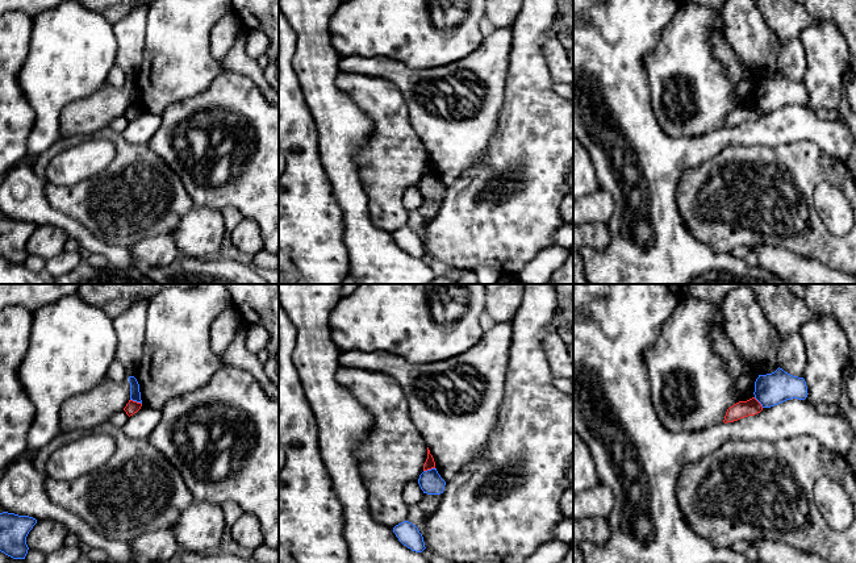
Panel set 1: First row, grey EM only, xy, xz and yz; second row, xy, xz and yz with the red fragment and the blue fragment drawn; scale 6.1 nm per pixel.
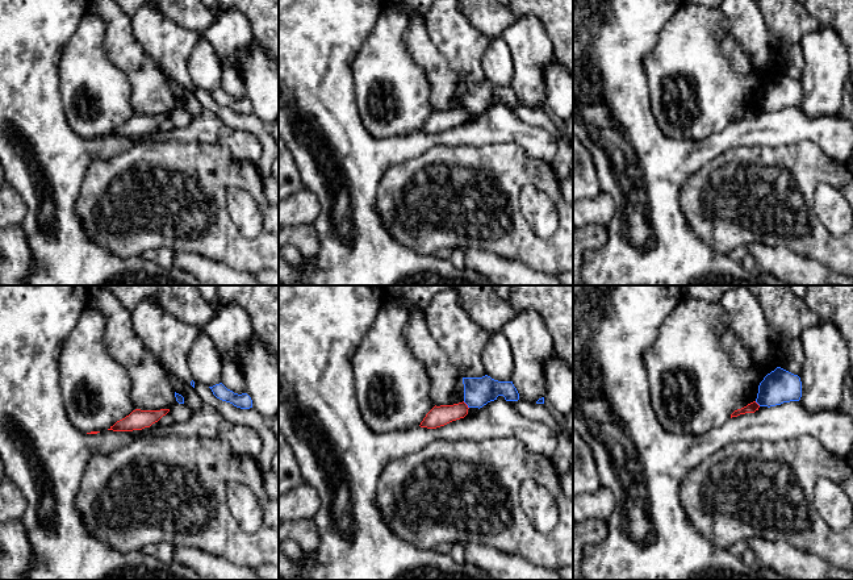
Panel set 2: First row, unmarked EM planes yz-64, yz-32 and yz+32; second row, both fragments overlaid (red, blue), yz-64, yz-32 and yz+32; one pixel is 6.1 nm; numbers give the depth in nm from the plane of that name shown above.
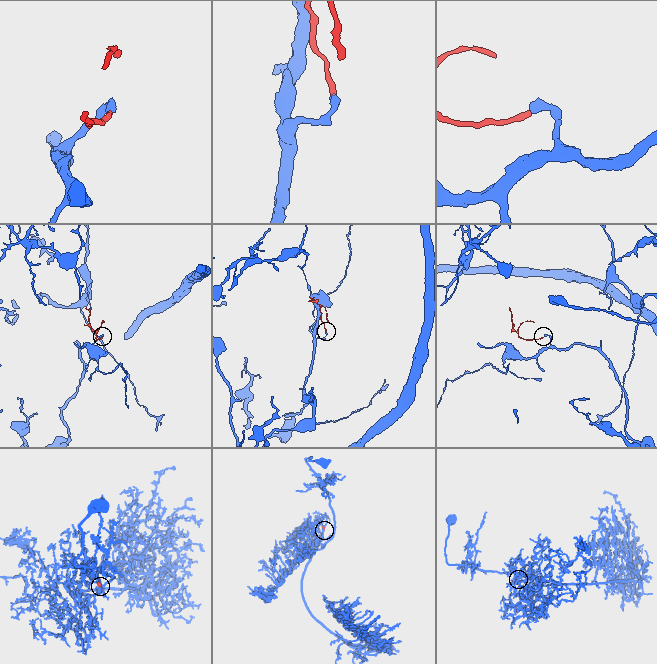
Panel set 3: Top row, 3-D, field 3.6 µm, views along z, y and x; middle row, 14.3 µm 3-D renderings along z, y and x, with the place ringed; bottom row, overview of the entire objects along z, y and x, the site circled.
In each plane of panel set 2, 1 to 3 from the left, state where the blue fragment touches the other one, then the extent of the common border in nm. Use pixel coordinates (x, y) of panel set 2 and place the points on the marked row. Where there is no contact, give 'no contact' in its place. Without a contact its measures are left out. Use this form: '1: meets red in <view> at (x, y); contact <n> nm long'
1: no contact
2: meets red in yz-32 at (467, 405); contact 60 nm long
3: meets red in yz+32 at (756, 403); contact 50 nm long

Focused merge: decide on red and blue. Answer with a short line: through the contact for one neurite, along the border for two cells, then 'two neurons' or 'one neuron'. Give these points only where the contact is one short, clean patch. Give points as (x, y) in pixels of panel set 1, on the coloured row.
line xy (130, 399), (141, 404); two neurons

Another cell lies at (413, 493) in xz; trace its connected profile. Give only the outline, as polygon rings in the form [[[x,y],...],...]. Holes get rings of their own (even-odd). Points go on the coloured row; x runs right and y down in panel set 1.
[[[410,480],[404,488],[404,500],[412,506],[419,504],[423,497],[423,491],[417,481]]]

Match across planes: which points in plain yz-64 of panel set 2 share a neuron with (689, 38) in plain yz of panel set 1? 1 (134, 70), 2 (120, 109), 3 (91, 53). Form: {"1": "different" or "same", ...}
{"1": "different", "2": "same", "3": "same"}

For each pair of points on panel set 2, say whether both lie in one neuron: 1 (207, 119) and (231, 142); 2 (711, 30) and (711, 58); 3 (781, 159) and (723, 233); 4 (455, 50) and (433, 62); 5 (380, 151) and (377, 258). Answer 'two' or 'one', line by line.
1: one
2: one
3: one
4: two
5: one

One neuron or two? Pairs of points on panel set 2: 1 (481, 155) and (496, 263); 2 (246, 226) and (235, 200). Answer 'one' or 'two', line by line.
1: two
2: one

